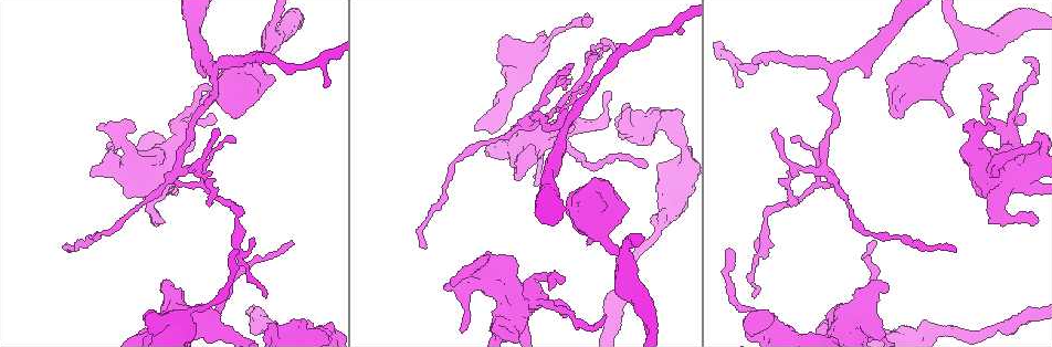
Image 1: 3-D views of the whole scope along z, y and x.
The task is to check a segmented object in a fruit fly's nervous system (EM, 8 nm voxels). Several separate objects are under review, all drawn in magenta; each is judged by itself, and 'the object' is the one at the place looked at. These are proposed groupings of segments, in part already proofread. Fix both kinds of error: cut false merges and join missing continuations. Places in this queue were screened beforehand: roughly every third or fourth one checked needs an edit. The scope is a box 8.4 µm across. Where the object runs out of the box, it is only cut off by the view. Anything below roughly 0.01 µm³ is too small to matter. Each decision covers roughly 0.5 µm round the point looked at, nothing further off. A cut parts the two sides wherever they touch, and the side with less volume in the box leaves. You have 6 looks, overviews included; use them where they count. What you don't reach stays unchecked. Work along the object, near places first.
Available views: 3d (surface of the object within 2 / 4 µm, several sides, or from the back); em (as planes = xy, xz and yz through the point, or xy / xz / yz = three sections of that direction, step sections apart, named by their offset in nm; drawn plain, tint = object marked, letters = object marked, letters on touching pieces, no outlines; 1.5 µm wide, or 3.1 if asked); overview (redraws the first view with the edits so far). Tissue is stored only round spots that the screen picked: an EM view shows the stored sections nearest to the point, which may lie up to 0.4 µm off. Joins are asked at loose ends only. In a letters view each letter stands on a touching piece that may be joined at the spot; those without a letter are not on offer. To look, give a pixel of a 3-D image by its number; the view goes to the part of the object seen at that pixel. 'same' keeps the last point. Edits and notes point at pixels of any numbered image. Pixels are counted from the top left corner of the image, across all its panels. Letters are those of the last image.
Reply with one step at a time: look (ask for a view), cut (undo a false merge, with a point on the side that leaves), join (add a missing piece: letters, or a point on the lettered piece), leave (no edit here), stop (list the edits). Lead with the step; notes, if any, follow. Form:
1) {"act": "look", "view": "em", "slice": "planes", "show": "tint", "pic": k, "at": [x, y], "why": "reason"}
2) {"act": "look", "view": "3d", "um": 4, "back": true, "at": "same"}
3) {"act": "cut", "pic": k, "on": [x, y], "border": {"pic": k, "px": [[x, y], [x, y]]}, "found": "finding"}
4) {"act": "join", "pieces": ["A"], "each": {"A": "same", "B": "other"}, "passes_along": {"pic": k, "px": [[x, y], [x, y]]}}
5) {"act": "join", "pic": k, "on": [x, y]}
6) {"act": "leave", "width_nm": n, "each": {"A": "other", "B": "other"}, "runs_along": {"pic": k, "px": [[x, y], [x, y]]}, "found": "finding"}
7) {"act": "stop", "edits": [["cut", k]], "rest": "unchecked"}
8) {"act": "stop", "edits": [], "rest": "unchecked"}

{"act": "look", "view": "em", "slice": "yz", "step": 4, "show": "tint", "pic": 1, "at": [563, 127], "why": "three arms meet"}

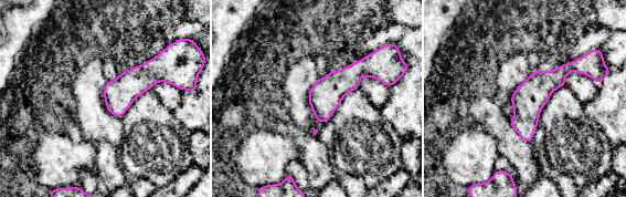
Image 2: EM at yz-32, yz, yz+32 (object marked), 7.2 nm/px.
{"act": "look", "view": "em", "slice": "yz", "step": 4, "show": "letters", "at": "same"}

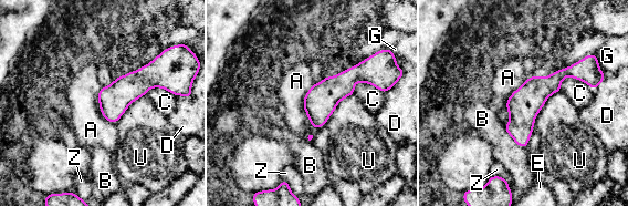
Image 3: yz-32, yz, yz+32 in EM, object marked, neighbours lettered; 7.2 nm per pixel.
{"act": "leave", "longest_contact_nm": ["A", 440], "each": {"A": "other", "B": "other", "C": "other", "D": "other", "E": "other", "G": "other", "U": "other", "Z": "other"}, "found": "one neuron here"}

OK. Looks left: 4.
{"act": "look", "view": "em", "slice": "planes", "show": "letters", "pic": 1, "at": [949, 117], "why": "branch stops here"}

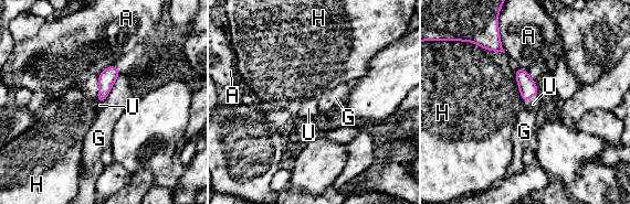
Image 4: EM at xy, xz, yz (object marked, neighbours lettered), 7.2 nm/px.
{"act": "join", "pieces": ["U"], "width_nm": 120, "longest_contact_nm": ["G", 260], "each": {"A": "other", "G": "other", "H": "other", "U": "same"}, "found": "it goes on there"}

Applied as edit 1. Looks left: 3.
{"act": "stop", "edits": [["join", 4]], "rest": "unchecked"}

